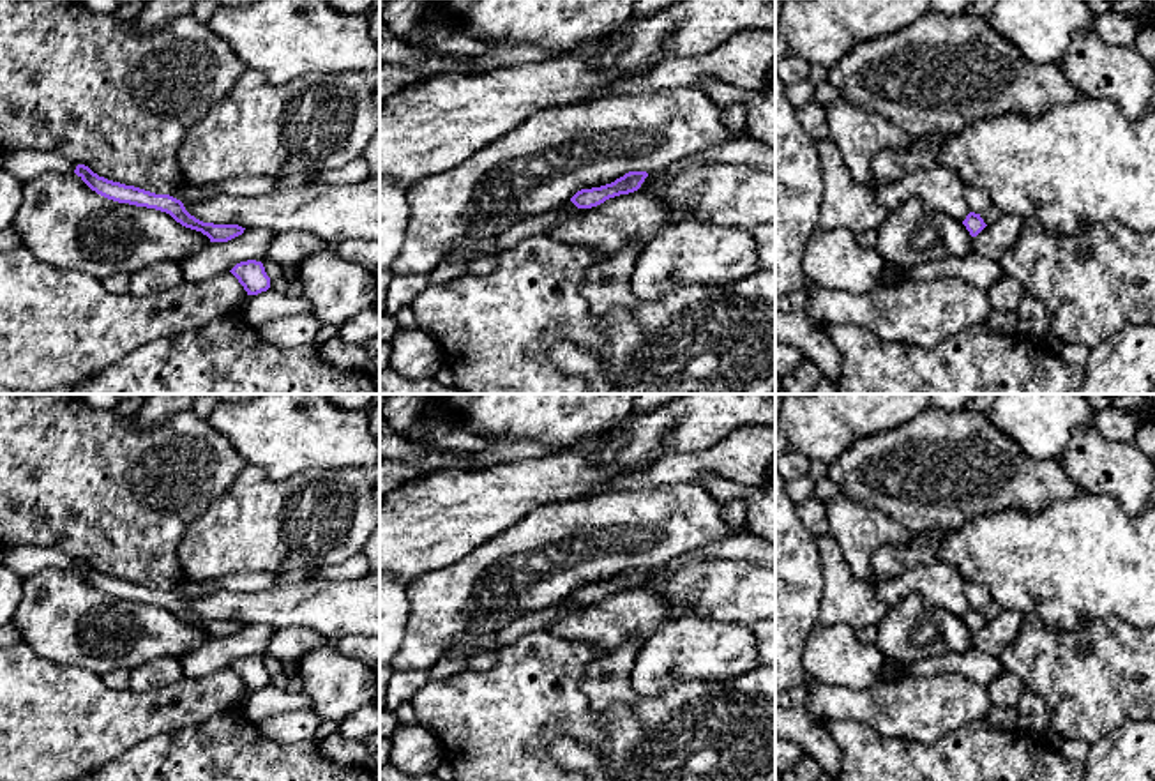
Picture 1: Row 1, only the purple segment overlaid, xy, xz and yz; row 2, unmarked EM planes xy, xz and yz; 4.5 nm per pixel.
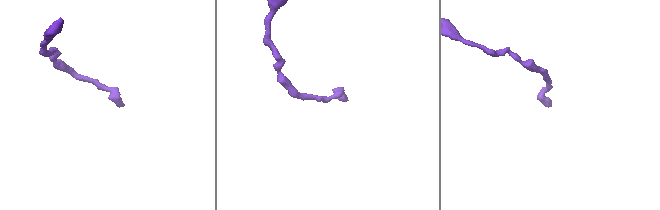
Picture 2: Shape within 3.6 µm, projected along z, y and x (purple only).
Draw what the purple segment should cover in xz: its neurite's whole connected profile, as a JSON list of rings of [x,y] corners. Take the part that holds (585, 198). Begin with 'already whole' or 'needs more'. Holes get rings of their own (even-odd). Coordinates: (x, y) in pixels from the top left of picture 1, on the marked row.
already whole | [[[629,171],[611,184],[578,191],[570,198],[570,201],[578,209],[592,209],[592,207],[604,203],[609,198],[638,191],[646,177],[648,177],[646,171]]]

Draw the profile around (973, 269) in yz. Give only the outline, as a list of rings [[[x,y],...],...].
[[[975,251],[961,258],[929,262],[911,270],[902,270],[902,279],[927,281],[941,276],[959,277],[977,288],[989,290],[1005,272],[1000,262],[987,260]]]

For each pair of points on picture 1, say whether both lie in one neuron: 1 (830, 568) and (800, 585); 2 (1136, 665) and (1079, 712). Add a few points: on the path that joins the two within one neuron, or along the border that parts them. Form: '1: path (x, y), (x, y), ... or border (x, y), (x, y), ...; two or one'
1: border (815, 538), (823, 578), (820, 614); two
2: path (1122, 674), (1094, 698); one

